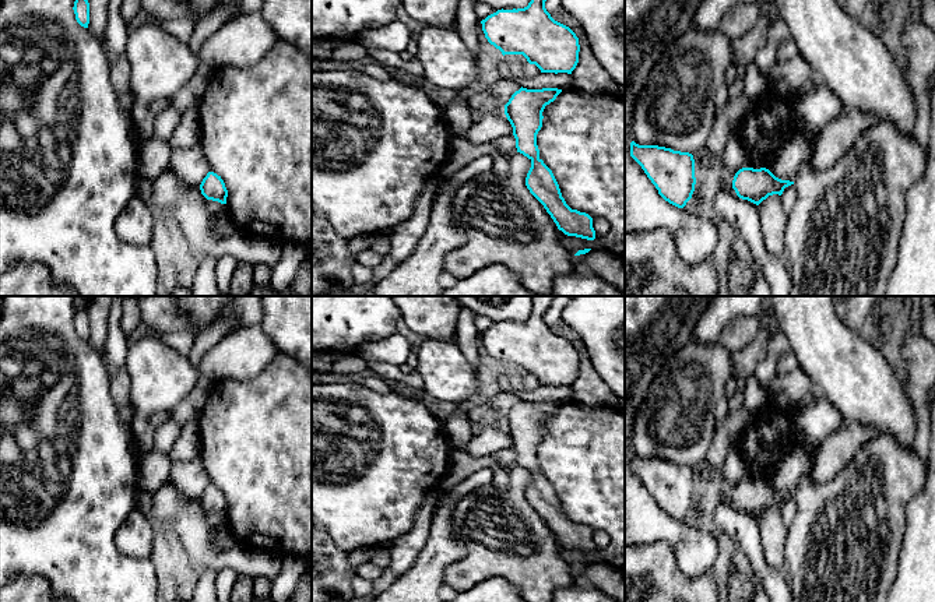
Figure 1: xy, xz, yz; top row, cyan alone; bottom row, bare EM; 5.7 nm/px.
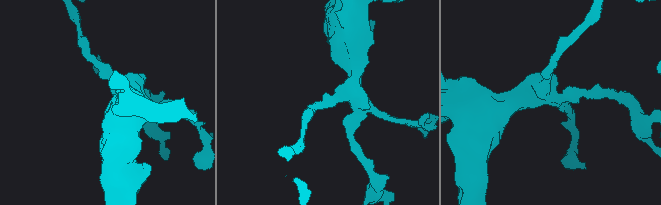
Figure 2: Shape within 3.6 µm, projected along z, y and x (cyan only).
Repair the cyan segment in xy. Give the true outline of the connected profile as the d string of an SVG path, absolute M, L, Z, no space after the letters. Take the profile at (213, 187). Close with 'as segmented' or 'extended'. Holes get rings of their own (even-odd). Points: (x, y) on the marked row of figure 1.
M208 172L200 184L201 194L207 200L226 204L228 190L224 180L214 172Z; as segmented

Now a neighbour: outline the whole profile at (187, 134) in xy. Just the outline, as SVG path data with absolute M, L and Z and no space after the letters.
M190 108L183 112L182 120L177 124L172 138L169 140L172 148L193 148L201 141L201 131L198 123L197 108Z

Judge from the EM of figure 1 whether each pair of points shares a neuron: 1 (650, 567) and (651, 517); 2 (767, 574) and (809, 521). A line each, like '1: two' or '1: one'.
1: two
2: two

